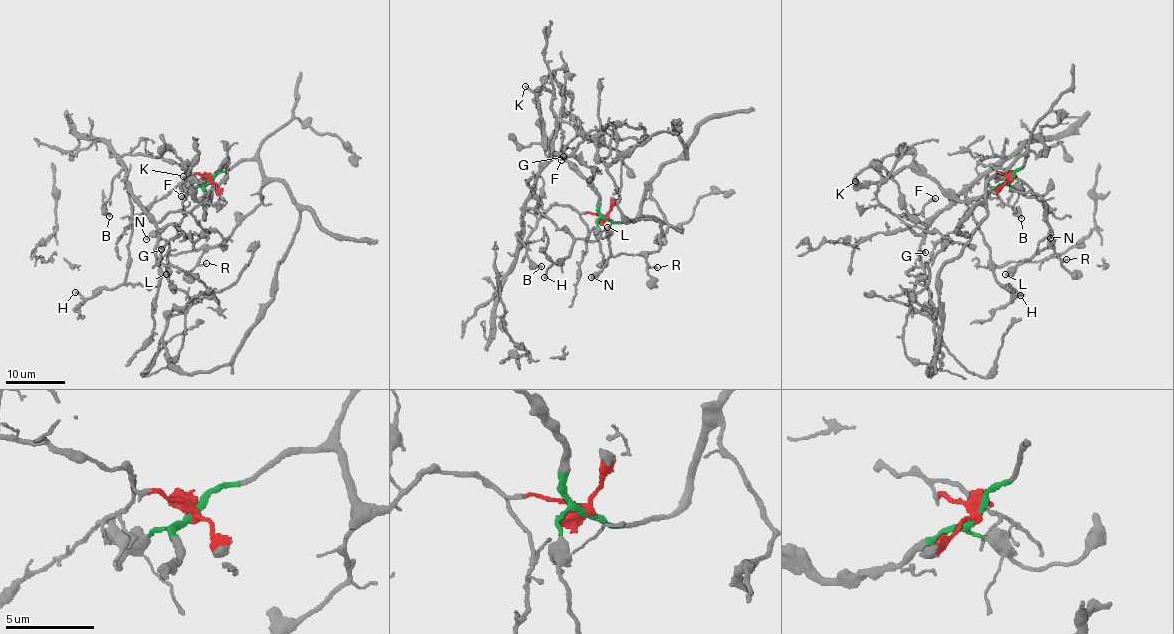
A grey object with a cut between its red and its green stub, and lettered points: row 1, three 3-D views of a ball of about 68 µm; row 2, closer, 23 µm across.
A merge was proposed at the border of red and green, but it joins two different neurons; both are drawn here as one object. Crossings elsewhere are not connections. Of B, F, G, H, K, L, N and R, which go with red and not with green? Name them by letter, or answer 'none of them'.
B, F, G, H

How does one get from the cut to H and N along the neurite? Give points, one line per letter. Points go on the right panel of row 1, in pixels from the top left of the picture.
H: (1011, 179), (983, 158), (1003, 158), (966, 204), (990, 269), (1012, 302), (1021, 295)
N: (1011, 179), (1029, 156), (1020, 156), (1004, 178), (1042, 200), (1054, 240), (1038, 252), (1050, 237)

